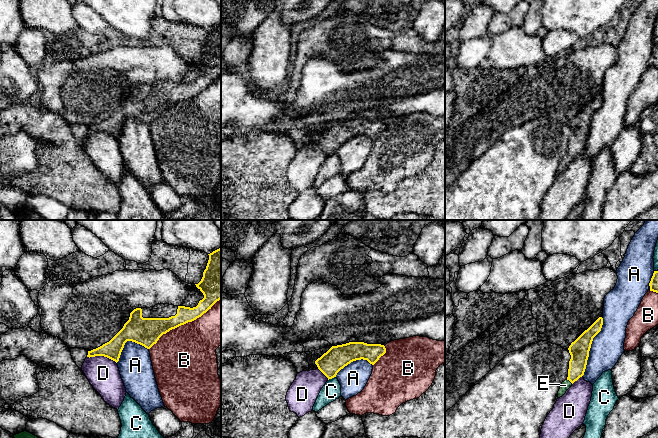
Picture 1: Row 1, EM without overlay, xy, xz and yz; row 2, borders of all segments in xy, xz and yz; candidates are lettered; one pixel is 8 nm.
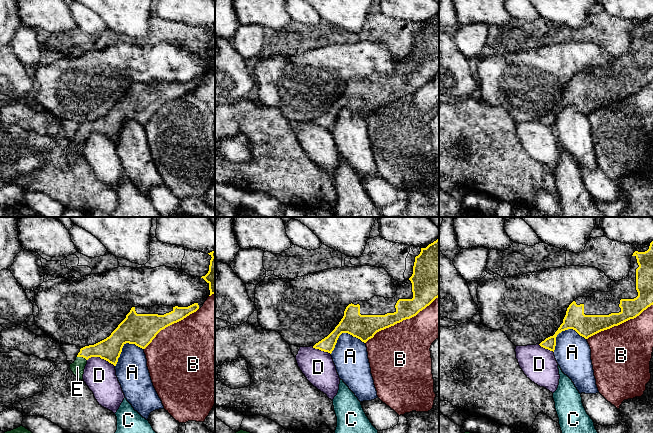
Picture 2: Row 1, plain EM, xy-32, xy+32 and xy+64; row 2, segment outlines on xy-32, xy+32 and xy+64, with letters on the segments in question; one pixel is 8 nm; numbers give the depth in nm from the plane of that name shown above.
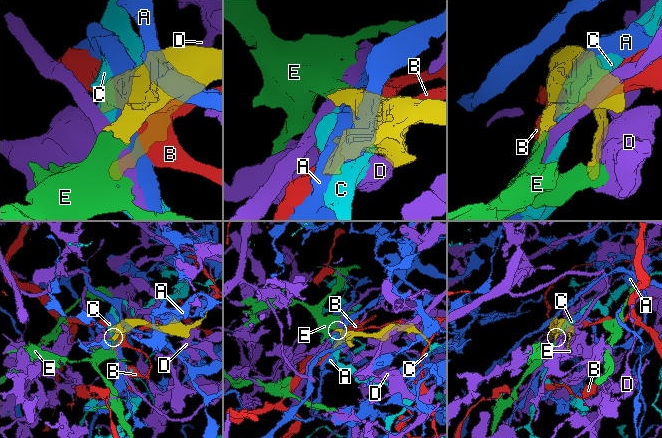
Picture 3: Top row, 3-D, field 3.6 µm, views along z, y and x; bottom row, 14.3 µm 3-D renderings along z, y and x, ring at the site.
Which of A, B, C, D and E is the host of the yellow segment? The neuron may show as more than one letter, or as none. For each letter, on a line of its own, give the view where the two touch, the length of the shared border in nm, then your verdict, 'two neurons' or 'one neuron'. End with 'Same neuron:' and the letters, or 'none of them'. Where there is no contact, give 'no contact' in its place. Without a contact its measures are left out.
A: meets yellow in yz; contact 500 nm long; two neurons
B: meets yellow in xy; contact 700 nm long; two neurons
C: meets yellow in xz; contact 70 nm long; two neurons
D: meets yellow in xy; contact 240 nm long; two neurons
E: meets yellow in yz; contact 70 nm long; one neuron
Same neuron: E

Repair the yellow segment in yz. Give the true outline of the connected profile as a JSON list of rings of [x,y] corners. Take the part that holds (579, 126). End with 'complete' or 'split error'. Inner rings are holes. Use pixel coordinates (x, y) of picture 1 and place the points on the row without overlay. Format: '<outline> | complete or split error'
[[[599,93],[569,122],[571,135],[569,137],[568,153],[560,162],[558,174],[562,173],[572,160],[584,151],[593,114],[601,107],[602,101],[603,94]]] | split error

